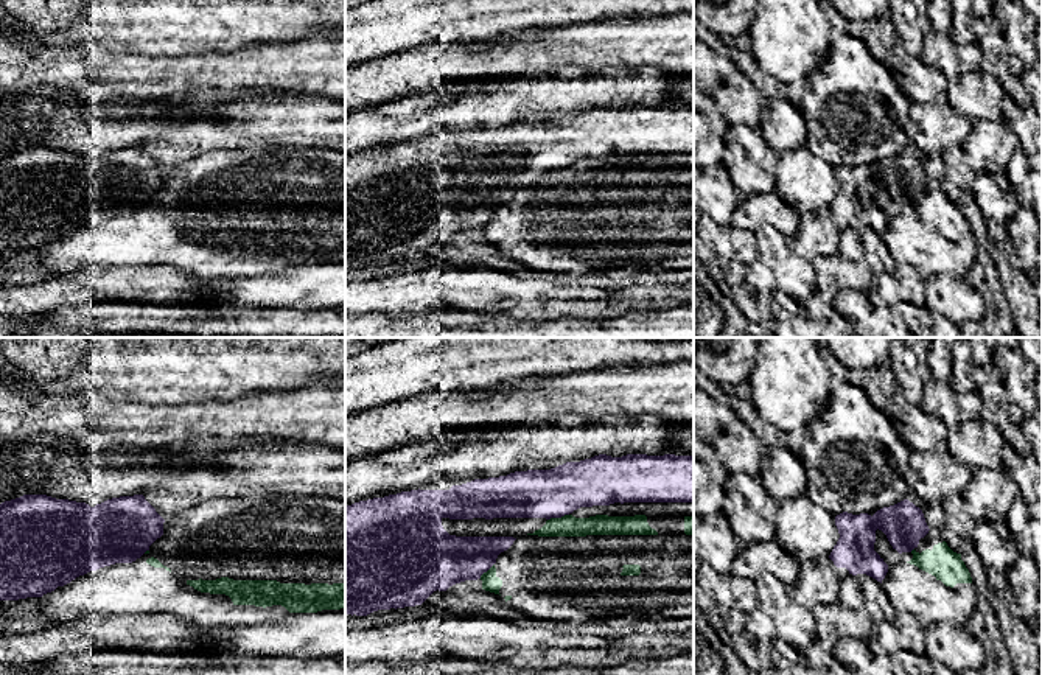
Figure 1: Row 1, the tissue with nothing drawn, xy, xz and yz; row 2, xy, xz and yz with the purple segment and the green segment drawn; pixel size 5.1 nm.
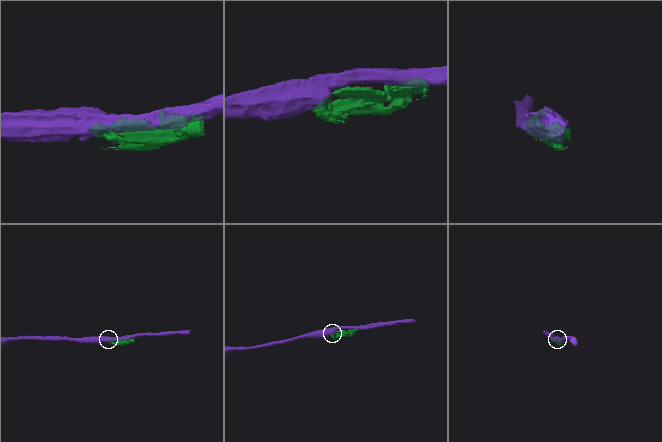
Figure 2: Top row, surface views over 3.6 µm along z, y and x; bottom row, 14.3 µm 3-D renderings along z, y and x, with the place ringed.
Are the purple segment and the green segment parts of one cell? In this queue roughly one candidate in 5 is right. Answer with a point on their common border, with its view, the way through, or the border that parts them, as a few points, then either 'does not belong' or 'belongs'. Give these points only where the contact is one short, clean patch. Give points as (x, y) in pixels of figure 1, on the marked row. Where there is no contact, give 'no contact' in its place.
meets purple in xz at (557, 517); border along xz (568, 514), (548, 520); does not belong

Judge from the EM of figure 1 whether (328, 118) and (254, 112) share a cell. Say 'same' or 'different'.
same

